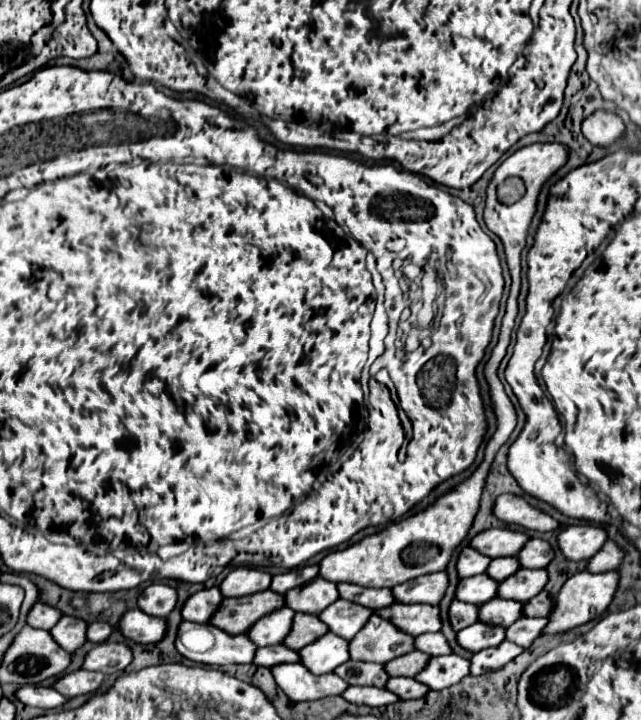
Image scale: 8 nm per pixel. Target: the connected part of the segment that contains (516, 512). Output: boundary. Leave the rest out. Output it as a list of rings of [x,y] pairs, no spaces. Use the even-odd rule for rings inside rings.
[[[507,493],[495,499],[493,515],[505,523],[515,523],[533,531],[555,531],[559,527],[559,523],[553,517],[533,509],[523,497],[515,497]]]

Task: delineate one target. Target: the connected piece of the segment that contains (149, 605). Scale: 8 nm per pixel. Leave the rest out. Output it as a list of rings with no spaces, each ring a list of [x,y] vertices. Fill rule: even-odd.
[[[153,583],[139,595],[137,607],[151,617],[167,617],[177,603],[177,591],[169,585]]]

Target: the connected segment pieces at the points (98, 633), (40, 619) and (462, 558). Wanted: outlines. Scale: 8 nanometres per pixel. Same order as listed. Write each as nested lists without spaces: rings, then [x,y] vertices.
[[[95,621],[87,627],[87,641],[91,643],[103,643],[113,633],[113,627],[105,621]]]
[[[37,601],[27,615],[27,625],[35,627],[35,629],[51,629],[59,617],[61,617],[61,613],[55,607],[49,607],[49,605]]]
[[[463,547],[459,557],[457,557],[455,569],[457,569],[459,577],[473,577],[473,575],[479,575],[479,573],[485,573],[489,561],[491,559],[487,559],[479,551],[475,551],[471,547]]]

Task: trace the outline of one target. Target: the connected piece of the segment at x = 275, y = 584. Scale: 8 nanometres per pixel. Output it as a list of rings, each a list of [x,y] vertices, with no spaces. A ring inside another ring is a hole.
[[[305,565],[305,567],[299,567],[299,569],[291,569],[291,571],[273,575],[271,591],[279,591],[279,595],[283,595],[285,591],[315,579],[317,575],[319,575],[319,567],[317,565]]]

